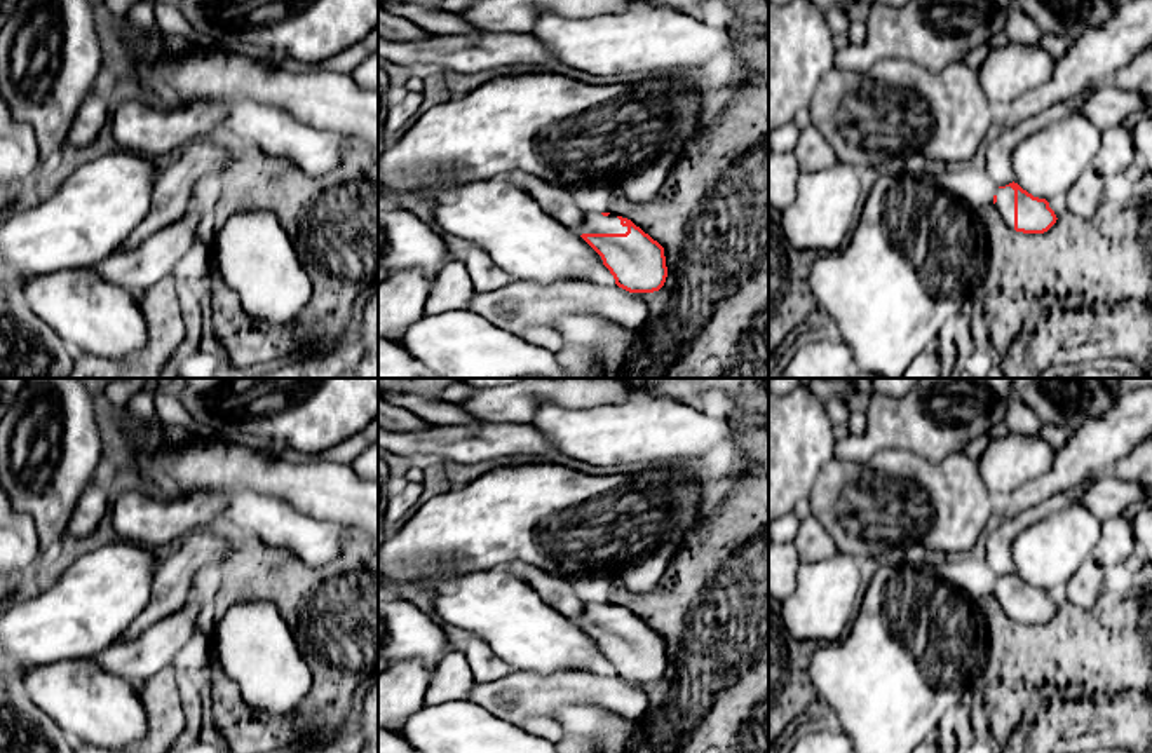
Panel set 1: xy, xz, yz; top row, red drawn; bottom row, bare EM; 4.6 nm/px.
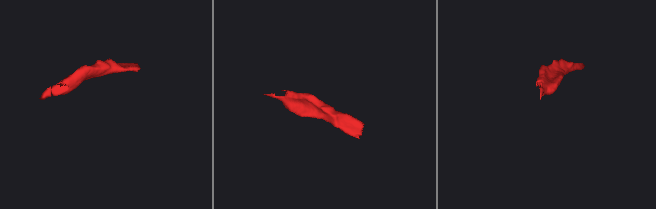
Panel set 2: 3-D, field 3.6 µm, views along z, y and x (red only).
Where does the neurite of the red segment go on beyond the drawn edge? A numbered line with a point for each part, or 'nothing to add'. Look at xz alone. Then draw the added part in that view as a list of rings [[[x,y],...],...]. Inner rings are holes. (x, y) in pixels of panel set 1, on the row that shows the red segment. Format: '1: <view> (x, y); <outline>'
1: xz (593, 222); [[[586,213],[584,221],[573,227],[575,234],[626,234],[627,227],[620,225],[617,216],[603,216],[600,213]]]

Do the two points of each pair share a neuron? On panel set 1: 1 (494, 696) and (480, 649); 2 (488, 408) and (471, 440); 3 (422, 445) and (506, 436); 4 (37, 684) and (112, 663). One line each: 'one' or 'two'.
1: two
2: two
3: one
4: two

